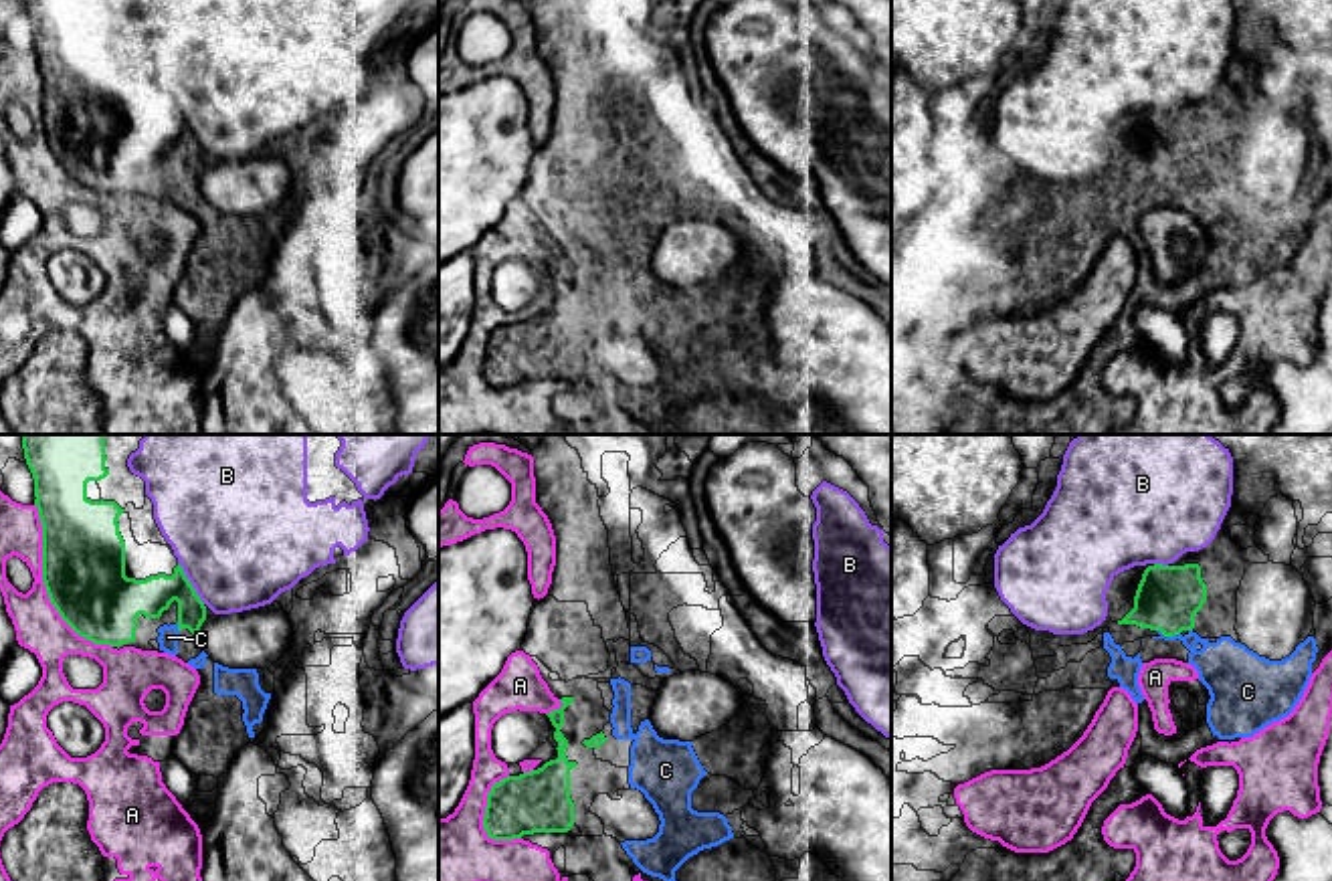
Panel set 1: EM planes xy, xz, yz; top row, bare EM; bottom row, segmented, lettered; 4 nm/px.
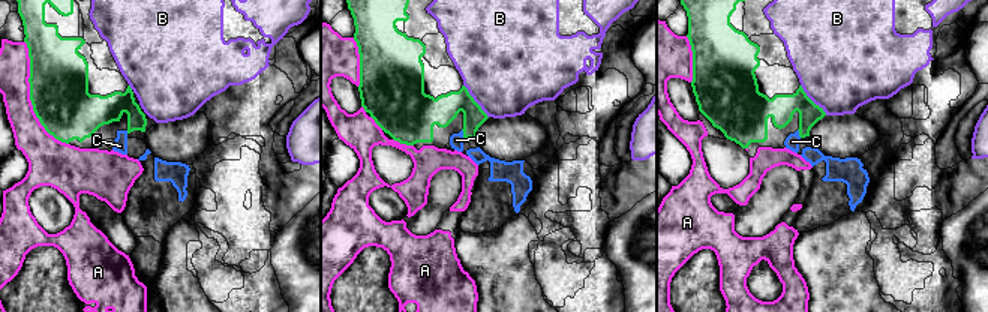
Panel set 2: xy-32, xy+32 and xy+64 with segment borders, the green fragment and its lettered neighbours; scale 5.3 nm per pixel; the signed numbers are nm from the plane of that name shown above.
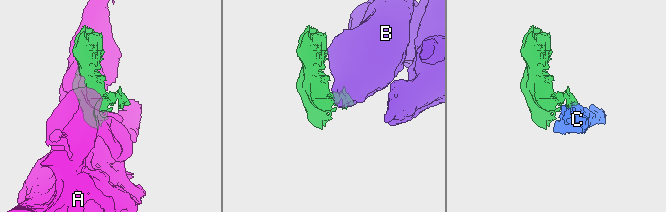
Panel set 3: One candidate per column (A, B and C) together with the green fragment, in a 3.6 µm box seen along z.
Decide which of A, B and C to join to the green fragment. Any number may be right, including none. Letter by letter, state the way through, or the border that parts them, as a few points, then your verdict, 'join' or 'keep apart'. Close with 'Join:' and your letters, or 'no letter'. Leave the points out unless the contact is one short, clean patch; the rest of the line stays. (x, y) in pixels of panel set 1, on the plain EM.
A: keep apart
B: border xy (178, 110), (205, 150); keep apart
C: way yz (1169, 144), (1169, 184), (1223, 215); join
Join: C

